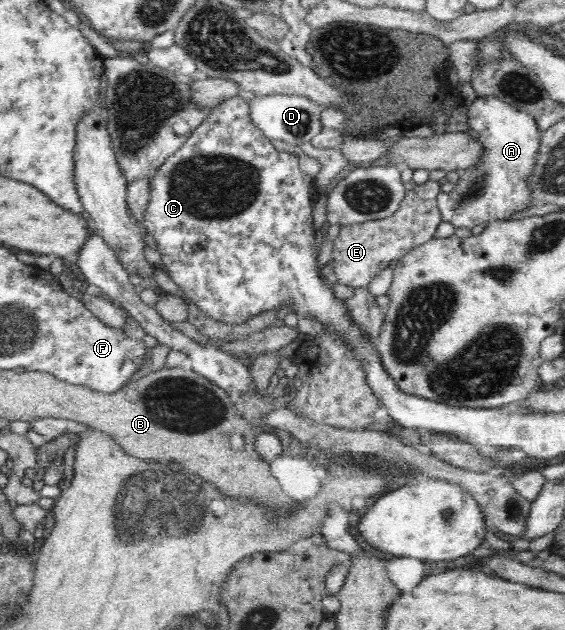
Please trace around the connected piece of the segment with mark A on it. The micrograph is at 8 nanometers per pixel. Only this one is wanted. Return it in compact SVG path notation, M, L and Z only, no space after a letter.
M478 96L467 106L468 124L478 135L478 143L482 146L480 159L470 169L459 171L458 182L450 193L437 195L441 221L450 223L454 229L474 229L492 221L512 219L536 205L534 190L530 188L539 163L541 145L536 119L496 97Z

